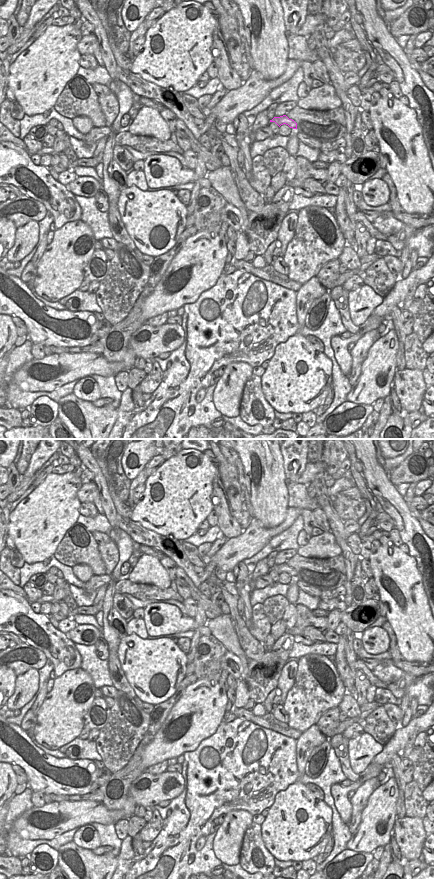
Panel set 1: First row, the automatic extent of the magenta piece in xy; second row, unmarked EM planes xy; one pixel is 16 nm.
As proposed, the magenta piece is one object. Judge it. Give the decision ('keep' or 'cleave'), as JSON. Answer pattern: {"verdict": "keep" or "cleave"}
{"verdict": "keep"}

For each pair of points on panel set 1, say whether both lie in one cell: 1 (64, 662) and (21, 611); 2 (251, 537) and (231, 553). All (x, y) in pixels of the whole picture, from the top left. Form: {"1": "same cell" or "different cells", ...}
{"1": "same cell", "2": "same cell"}

